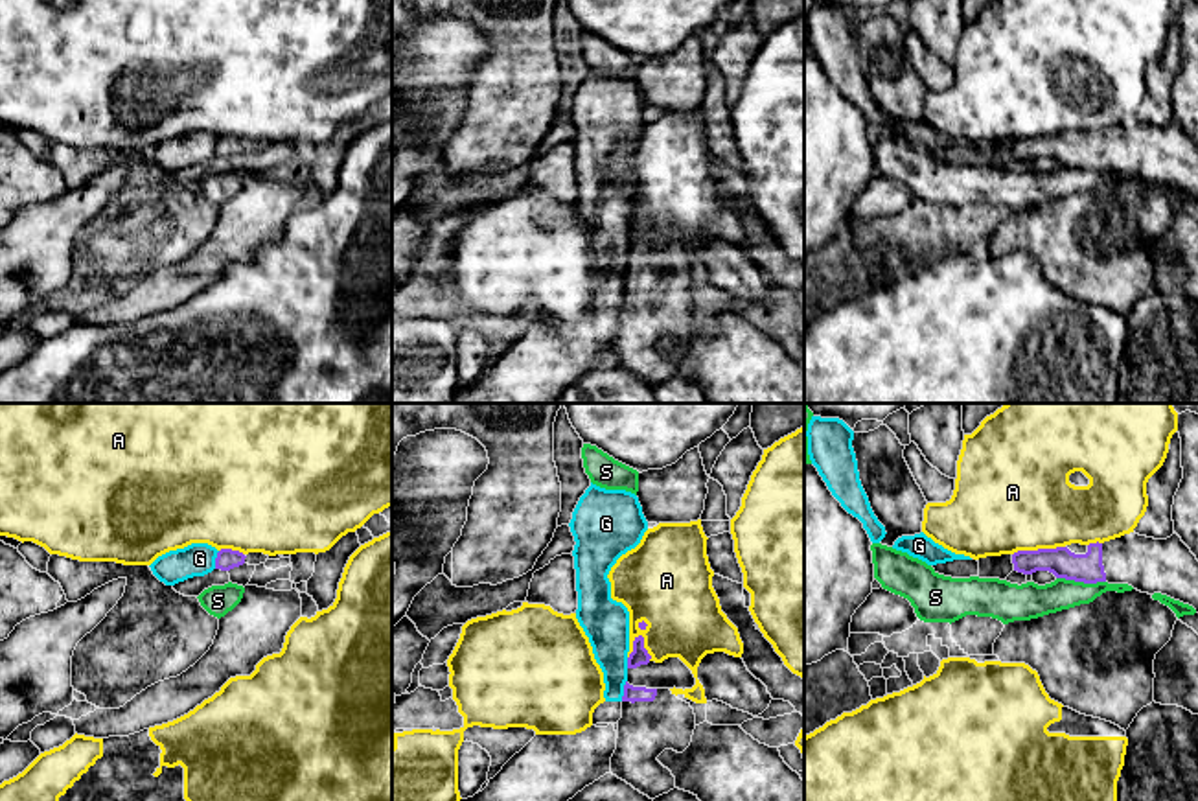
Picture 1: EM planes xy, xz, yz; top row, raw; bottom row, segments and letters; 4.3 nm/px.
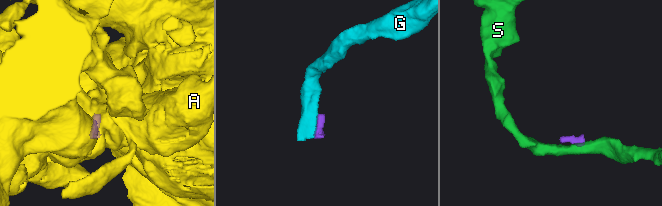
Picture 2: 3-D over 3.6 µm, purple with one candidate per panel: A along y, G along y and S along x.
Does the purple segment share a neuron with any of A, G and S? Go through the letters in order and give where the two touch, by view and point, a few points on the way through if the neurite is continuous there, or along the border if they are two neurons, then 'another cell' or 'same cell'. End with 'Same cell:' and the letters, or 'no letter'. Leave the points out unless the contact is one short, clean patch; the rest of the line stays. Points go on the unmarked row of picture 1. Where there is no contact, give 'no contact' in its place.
A: yz (1038, 137) | another cell
G: xz (624, 278) | along xz (626, 267), (621, 288) | another cell
S: yz (1081, 168) | along yz (1057, 164), (1105, 170) | another cell
Same cell: no letter

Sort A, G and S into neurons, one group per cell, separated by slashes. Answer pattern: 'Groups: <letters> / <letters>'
Groups: A / G / S

